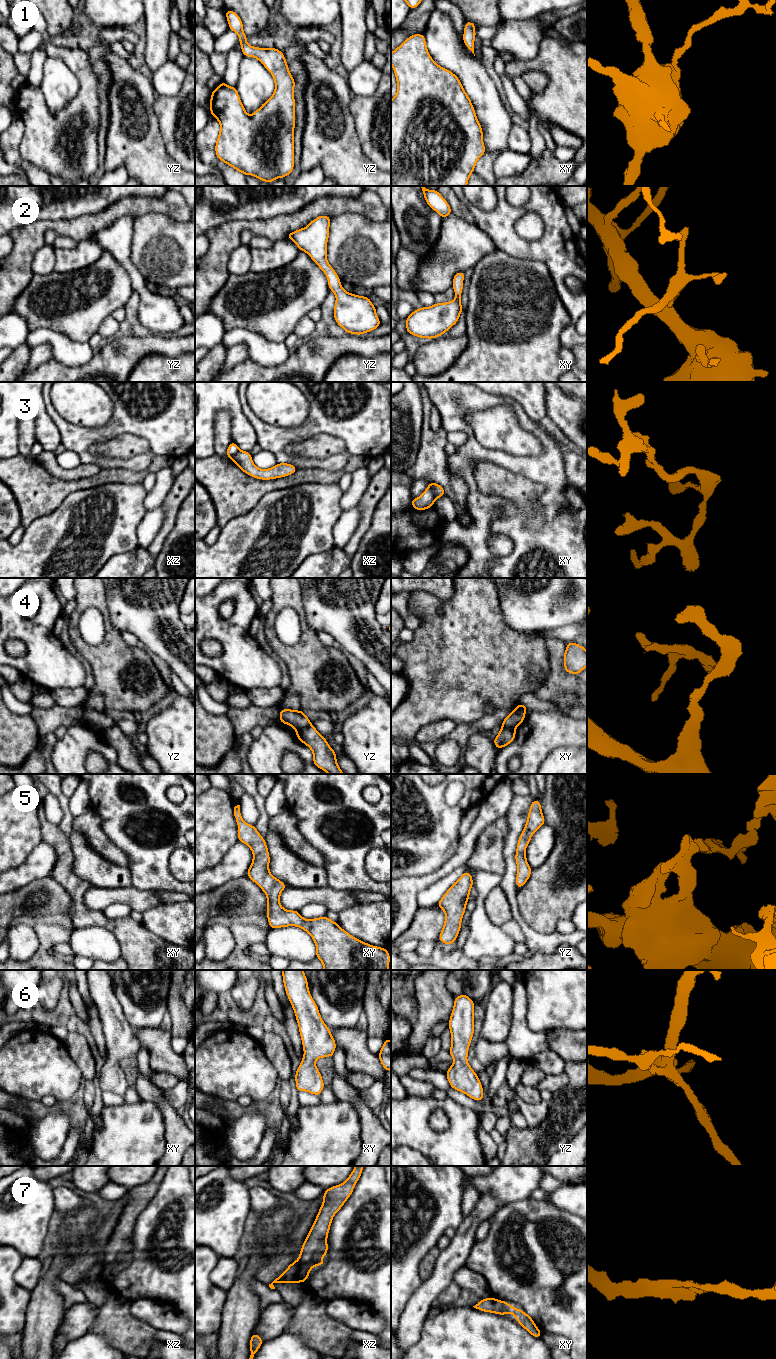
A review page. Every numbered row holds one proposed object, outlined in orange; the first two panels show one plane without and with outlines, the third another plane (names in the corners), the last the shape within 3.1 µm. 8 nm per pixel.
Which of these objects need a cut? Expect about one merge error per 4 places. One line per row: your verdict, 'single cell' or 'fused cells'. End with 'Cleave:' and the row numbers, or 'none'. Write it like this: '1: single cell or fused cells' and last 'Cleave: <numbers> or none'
1: single cell
2: single cell
3: fused cells
4: fused cells
5: single cell
6: single cell
7: single cell
Cleave: 3, 4

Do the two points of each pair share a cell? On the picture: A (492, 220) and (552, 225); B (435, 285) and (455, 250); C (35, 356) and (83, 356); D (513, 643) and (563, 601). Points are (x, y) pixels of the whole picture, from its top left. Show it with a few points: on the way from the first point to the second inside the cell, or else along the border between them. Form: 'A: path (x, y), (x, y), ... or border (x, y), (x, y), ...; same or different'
A: path (509, 237), (518, 246), (538, 246), (542, 242); same
B: path (435, 276), (436, 270), (446, 259); same
C: border (32, 349), (47, 343), (51, 349), (52, 357); different
D: border (505, 622), (518, 631), (539, 632); different

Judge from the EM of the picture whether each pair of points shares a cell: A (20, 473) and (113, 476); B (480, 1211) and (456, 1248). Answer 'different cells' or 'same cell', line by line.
A: same cell
B: same cell

